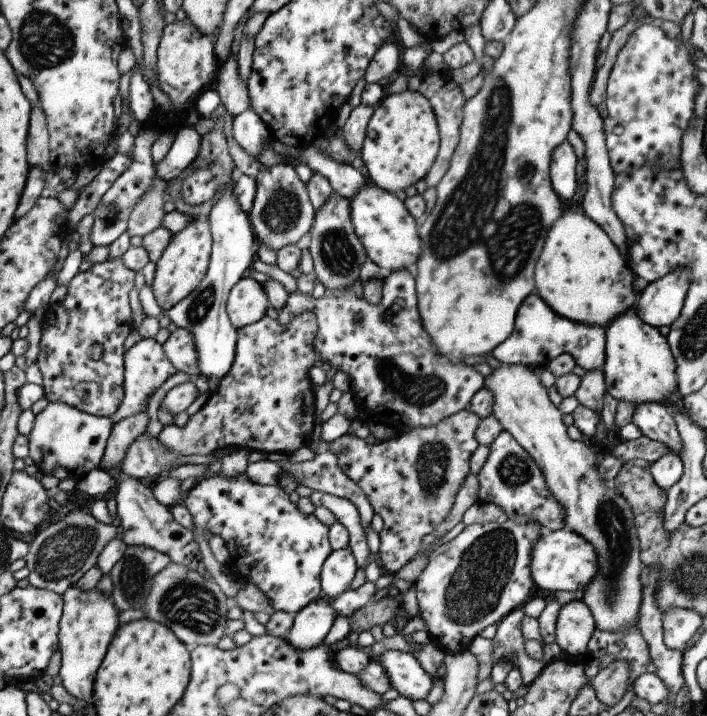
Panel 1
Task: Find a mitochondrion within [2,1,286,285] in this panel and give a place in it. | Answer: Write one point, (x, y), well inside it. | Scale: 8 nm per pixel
(46, 42)

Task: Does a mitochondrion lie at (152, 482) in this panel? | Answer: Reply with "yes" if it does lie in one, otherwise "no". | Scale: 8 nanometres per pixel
no

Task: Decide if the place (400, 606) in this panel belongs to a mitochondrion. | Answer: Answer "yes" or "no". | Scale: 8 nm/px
no

